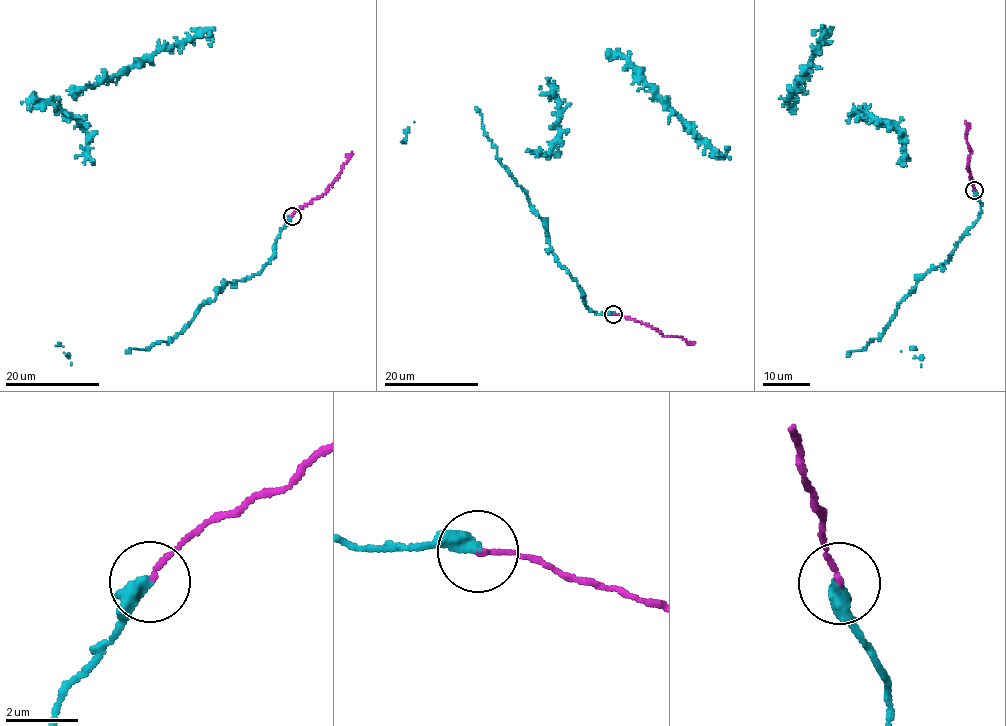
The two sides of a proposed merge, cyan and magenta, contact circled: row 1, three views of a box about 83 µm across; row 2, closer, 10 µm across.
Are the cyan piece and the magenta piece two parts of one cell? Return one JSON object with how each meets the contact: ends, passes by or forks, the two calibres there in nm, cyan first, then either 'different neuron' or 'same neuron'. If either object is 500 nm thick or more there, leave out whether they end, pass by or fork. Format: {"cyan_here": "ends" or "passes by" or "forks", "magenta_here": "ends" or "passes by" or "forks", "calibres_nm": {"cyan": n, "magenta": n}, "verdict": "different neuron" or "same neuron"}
{"cyan_here": "ends", "magenta_here": "ends", "calibres_nm": {"cyan": 420, "magenta": 150}, "verdict": "same neuron"}

